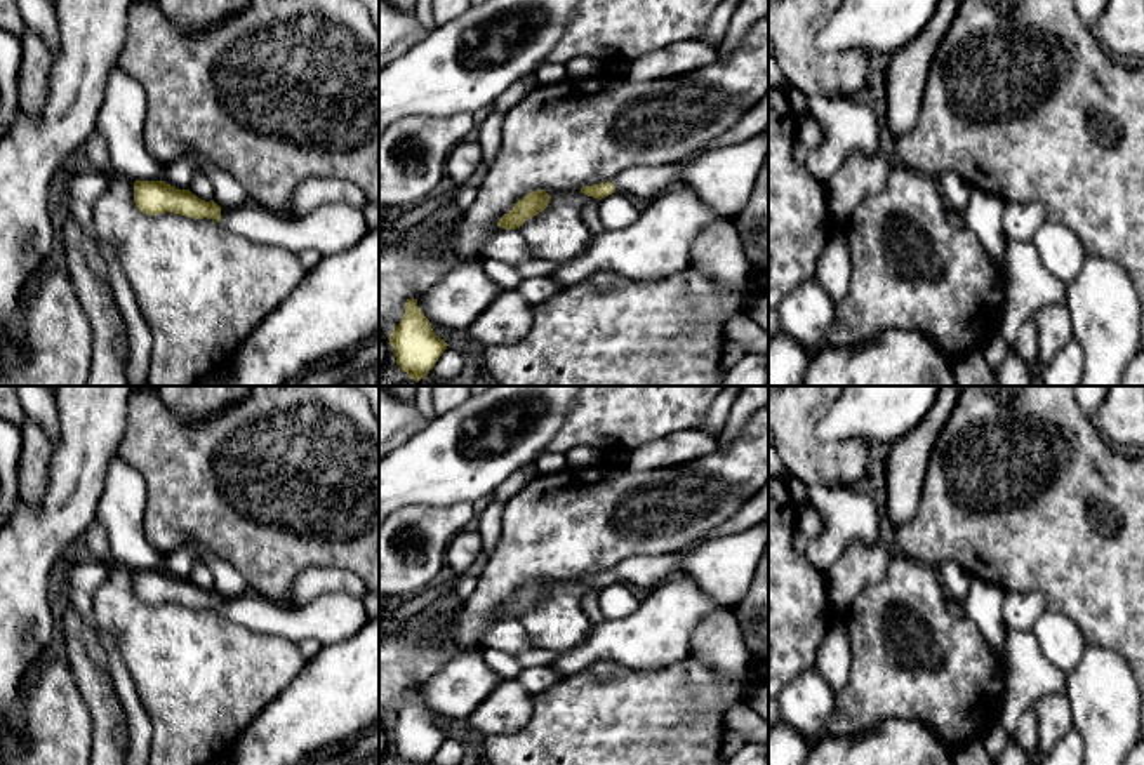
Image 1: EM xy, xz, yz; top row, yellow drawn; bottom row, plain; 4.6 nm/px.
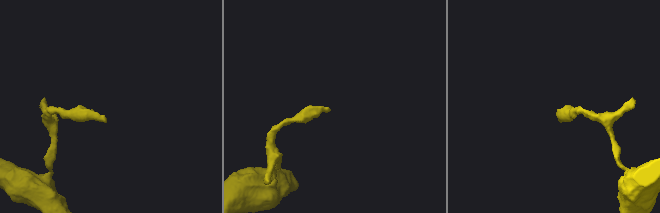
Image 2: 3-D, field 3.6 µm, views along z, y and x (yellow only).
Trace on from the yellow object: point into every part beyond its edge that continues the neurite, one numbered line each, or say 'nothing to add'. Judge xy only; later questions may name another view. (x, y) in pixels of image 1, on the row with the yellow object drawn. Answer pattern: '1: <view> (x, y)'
1: xy (332, 228)

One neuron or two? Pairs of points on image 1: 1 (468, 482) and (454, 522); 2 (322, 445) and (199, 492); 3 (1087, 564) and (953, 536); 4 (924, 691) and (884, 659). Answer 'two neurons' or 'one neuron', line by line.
1: two neurons
2: one neuron
3: one neuron
4: one neuron

